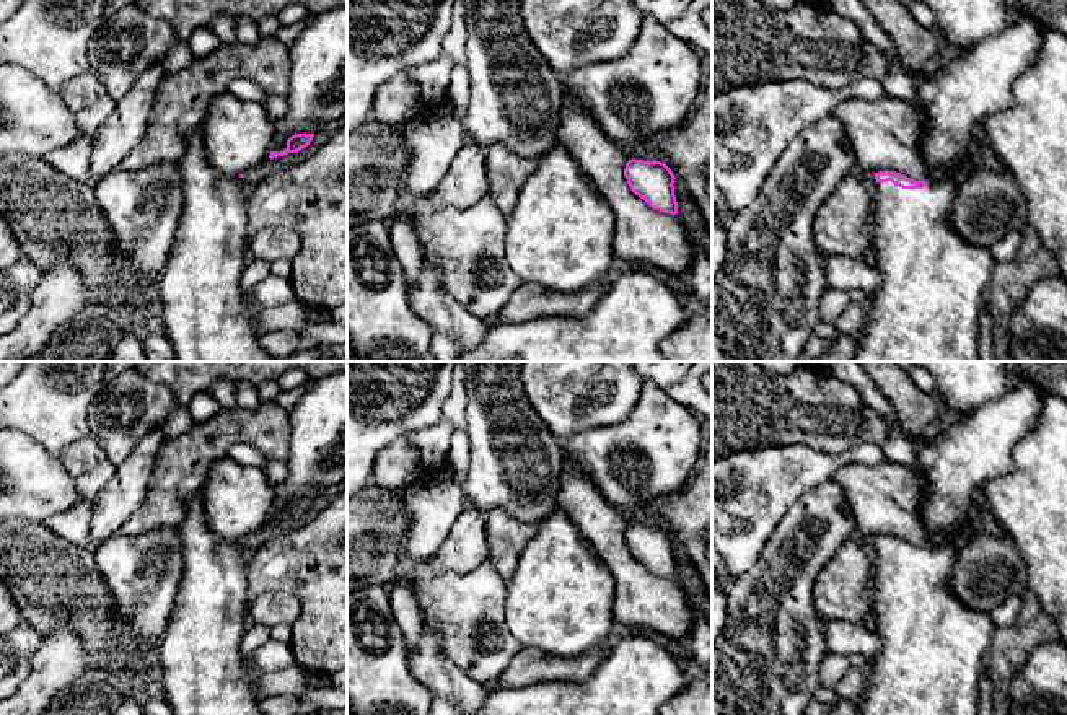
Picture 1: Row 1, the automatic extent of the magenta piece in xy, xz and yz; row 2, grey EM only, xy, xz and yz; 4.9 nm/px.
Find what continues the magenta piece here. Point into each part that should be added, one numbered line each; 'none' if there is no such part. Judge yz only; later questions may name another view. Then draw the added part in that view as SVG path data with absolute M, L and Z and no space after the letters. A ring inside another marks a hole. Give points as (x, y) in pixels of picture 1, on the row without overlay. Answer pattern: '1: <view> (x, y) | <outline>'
1: yz (932, 645) | M1030 362L1026 379L1010 383L1003 393L977 406L973 412L956 417L953 425L937 440L919 443L911 466L927 480L927 490L919 515L929 534L924 554L902 554L891 546L876 547L870 578L868 624L881 638L880 651L870 658L865 692L857 699L857 715L977 715L979 679L982 658L990 647L995 625L989 612L964 606L950 588L950 575L959 552L977 536L982 515L989 524L981 487L1013 471L1017 443L1036 425L1044 406L1044 386L1051 386L1056 368L1049 362Z

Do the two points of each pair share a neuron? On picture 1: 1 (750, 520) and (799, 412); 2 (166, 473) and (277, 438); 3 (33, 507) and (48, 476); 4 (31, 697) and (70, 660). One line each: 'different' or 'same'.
1: different
2: same
3: same
4: same

